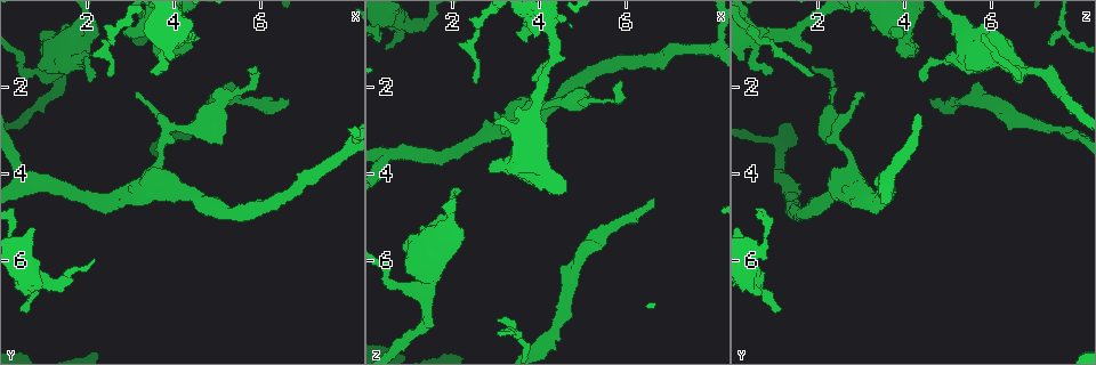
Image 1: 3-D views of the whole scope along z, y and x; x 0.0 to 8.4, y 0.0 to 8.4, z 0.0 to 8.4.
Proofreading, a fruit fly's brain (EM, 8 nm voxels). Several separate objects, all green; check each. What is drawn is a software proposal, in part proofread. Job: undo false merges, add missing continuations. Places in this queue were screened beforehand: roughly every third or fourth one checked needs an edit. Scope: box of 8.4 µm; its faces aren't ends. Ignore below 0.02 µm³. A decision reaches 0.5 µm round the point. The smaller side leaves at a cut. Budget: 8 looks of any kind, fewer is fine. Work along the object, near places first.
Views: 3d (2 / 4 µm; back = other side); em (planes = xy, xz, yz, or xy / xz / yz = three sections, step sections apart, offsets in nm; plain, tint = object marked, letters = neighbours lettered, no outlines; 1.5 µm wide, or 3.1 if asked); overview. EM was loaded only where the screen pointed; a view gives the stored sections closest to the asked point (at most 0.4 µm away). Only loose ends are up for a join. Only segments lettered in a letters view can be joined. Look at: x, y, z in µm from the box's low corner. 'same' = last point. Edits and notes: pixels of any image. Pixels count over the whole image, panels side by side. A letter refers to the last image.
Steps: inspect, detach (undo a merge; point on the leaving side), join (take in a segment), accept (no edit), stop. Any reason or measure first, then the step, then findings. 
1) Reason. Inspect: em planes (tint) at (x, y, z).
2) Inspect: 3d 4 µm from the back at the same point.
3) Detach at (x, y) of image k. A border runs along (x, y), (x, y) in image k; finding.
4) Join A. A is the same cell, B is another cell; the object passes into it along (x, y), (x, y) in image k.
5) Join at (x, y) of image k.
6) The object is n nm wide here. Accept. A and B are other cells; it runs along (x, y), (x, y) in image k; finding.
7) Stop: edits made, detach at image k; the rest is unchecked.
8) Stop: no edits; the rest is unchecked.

Free end. Inspect: em planes (letters) at (3.75, 1.55, 0.95).

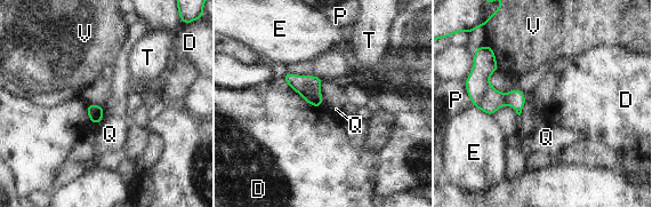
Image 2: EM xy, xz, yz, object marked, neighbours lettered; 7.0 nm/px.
Accept. D, E, P, Q, T and V are other cells; a border runs along (281, 74), (308, 103), (322, 105) in image 2; none of them fits.

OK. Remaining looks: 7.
An open end. Inspect: em planes (tint) at (3.15, 2.15, 3.10).

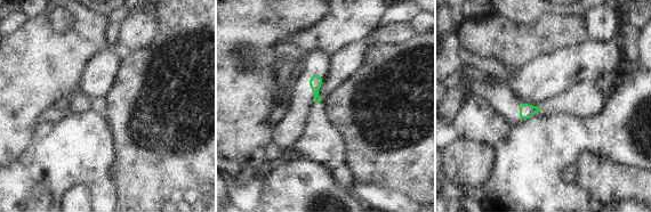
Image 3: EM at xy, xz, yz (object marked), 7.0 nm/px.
Inspect: em planes (letters) at the same point.

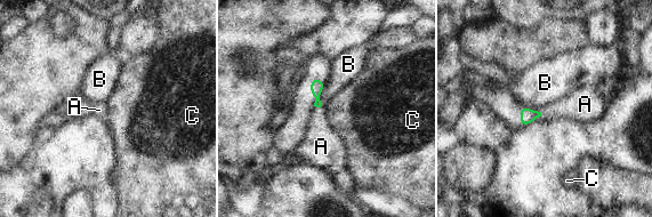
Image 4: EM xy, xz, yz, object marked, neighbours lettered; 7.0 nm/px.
The object is 90 nm wide here. Join at (576, 106) of image 4. A is the same cell, B and C are other cells; the object passes into it along (529, 115), (542, 119), (576, 106) in image 4; it goes on there.

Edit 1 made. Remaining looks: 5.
Inspect: overview.

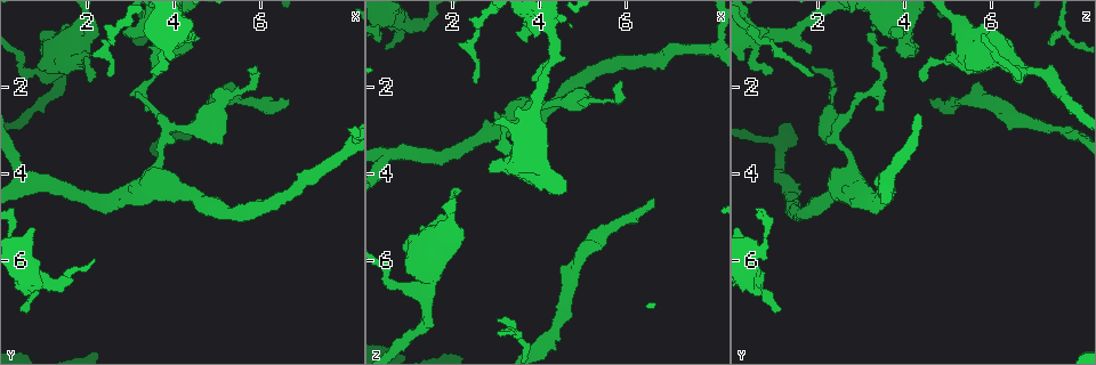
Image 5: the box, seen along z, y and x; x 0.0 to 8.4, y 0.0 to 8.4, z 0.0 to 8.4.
End of a long branch. Inspect: 3d 2 µm at (6.65, 2.25, 4.55).

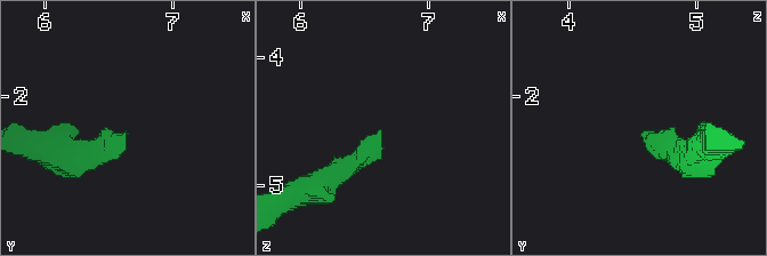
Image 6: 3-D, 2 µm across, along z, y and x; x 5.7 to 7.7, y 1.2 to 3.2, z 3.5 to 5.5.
Need the tissue. Inspect: em 3.1 µm planes (letters) at (6.66, 2.26, 4.58).

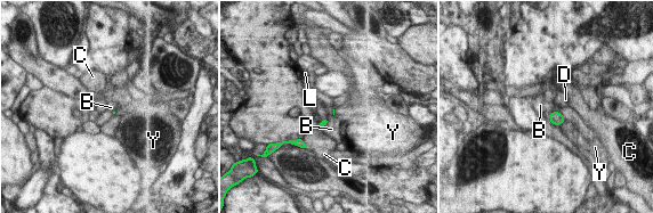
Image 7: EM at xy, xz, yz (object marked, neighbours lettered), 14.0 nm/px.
Accept. B, C, D, L and Y are other cells; none of them fits.

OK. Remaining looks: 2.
Stop: edits made, join at image 4; the rest is unchecked.

